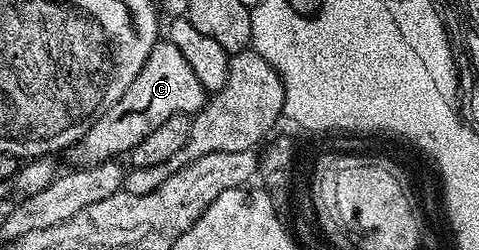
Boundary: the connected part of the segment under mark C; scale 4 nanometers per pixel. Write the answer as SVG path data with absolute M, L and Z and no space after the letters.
M159 40L152 48L152 52L148 54L148 60L144 64L140 76L136 76L136 80L132 80L128 92L124 92L124 96L120 96L120 100L116 100L116 104L112 104L112 108L102 110L99 118L90 122L90 131L84 135L82 141L69 147L68 155L70 154L71 160L74 161L71 163L78 168L97 166L100 162L108 162L119 156L129 155L130 150L136 148L136 144L140 144L140 140L144 140L144 136L149 136L159 124L164 124L164 120L168 120L168 116L177 114L193 116L207 101L206 90L200 84L200 80L196 78L196 72L192 72L188 60L184 60L180 48L176 48L176 44L172 44L169 40Z

